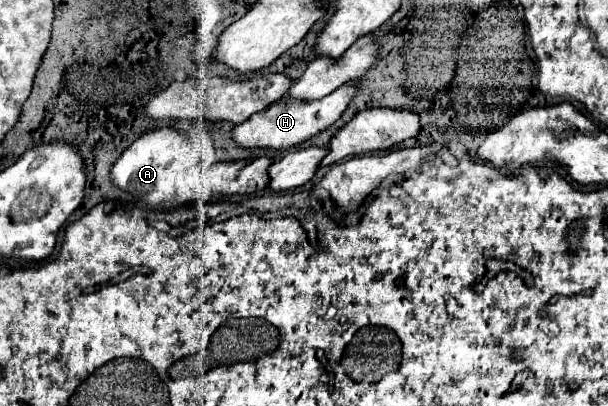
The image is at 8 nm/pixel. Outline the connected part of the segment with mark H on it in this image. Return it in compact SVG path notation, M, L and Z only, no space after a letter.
M351 81L351 83L341 85L339 89L329 93L327 97L315 99L315 101L283 97L283 99L275 101L271 107L251 115L251 119L247 119L245 123L237 125L233 129L233 139L239 147L261 147L261 149L275 149L275 151L299 145L307 139L311 139L313 135L321 133L323 129L331 127L343 115L343 111L349 107L357 89L359 89L359 85Z

